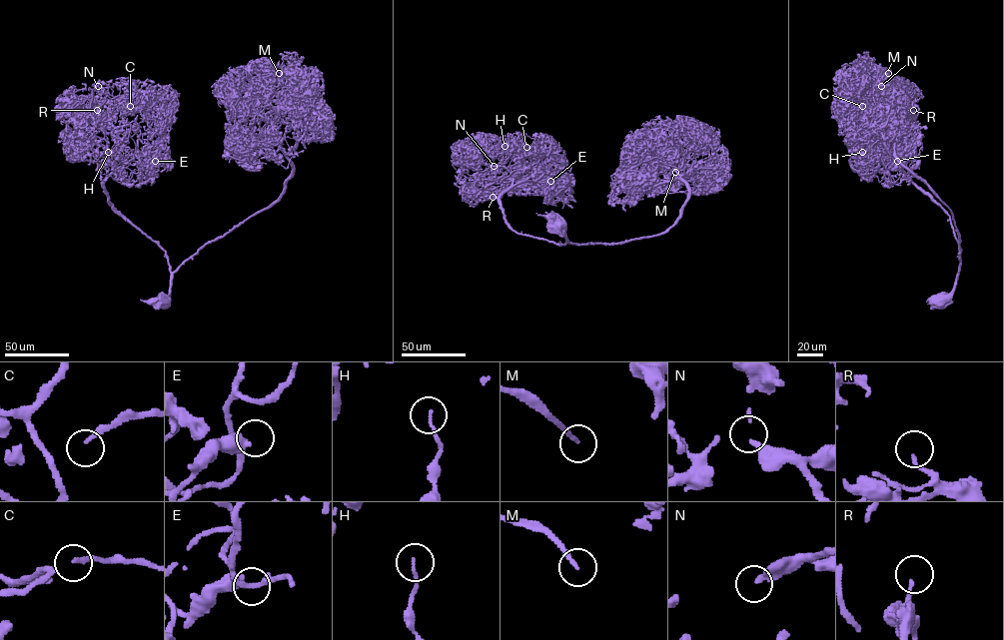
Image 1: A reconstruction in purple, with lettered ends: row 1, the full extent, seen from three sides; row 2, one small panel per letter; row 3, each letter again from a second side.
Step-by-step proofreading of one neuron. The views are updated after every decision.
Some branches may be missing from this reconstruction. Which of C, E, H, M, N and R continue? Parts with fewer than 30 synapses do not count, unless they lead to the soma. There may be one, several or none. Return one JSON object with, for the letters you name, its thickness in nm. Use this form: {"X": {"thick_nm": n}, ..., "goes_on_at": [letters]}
{"C": {"thick_nm": 150}, "M": {"thick_nm": 150}, "goes_on_at": ["C", "M"]}

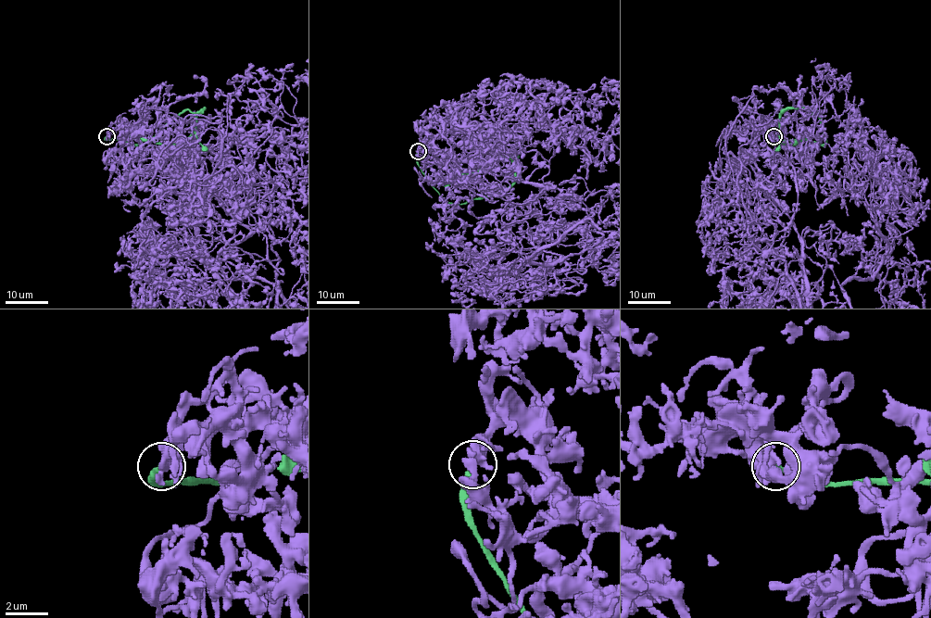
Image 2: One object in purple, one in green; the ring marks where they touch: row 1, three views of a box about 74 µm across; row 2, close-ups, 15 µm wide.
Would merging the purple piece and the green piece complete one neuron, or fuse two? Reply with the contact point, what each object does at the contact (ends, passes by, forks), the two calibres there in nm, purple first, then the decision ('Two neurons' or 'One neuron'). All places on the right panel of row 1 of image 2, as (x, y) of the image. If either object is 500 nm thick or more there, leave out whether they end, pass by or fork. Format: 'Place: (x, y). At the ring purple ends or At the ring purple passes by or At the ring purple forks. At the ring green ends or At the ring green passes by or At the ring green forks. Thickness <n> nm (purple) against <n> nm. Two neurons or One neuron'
Place: (773, 136). Thickness 650 nm (purple) against 320 nm. Two neurons

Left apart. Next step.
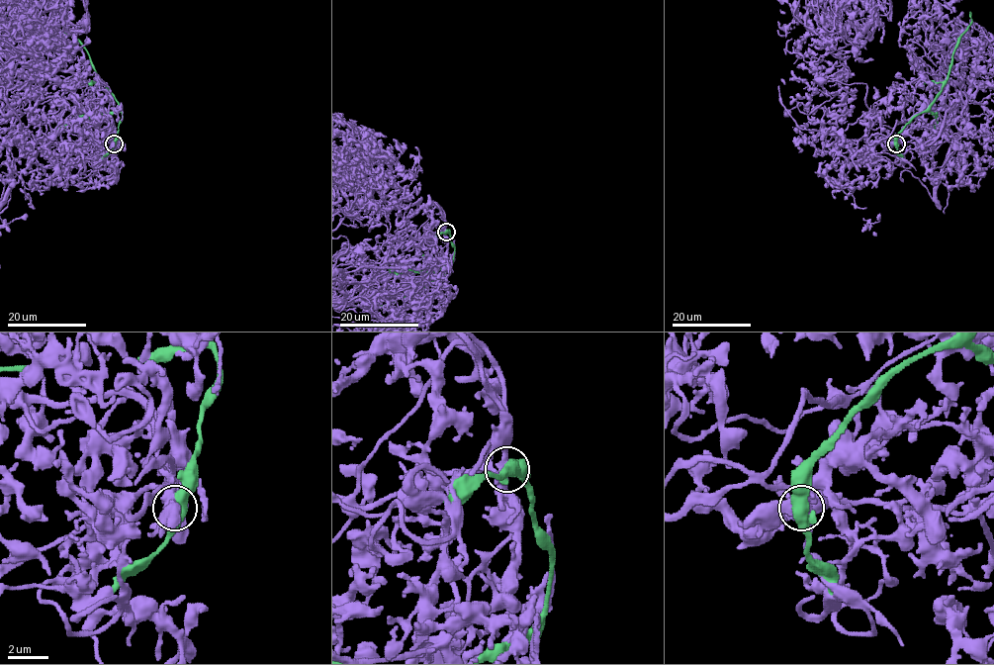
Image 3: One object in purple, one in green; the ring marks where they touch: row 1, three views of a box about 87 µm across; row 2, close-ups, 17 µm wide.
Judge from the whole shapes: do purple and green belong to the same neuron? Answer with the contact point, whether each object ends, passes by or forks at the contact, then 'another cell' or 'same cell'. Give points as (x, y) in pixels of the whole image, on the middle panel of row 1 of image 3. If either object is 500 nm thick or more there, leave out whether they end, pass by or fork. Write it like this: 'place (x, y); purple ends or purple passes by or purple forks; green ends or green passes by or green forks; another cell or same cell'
place (446, 232); another cell

